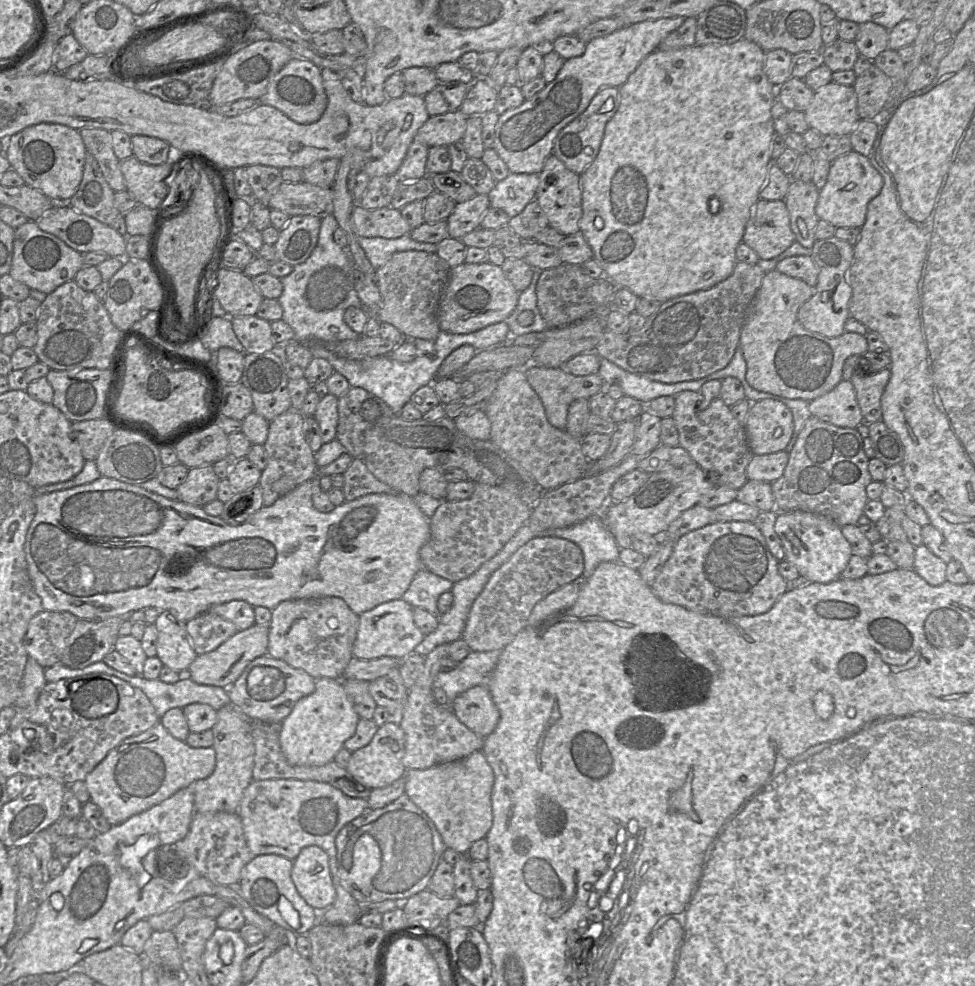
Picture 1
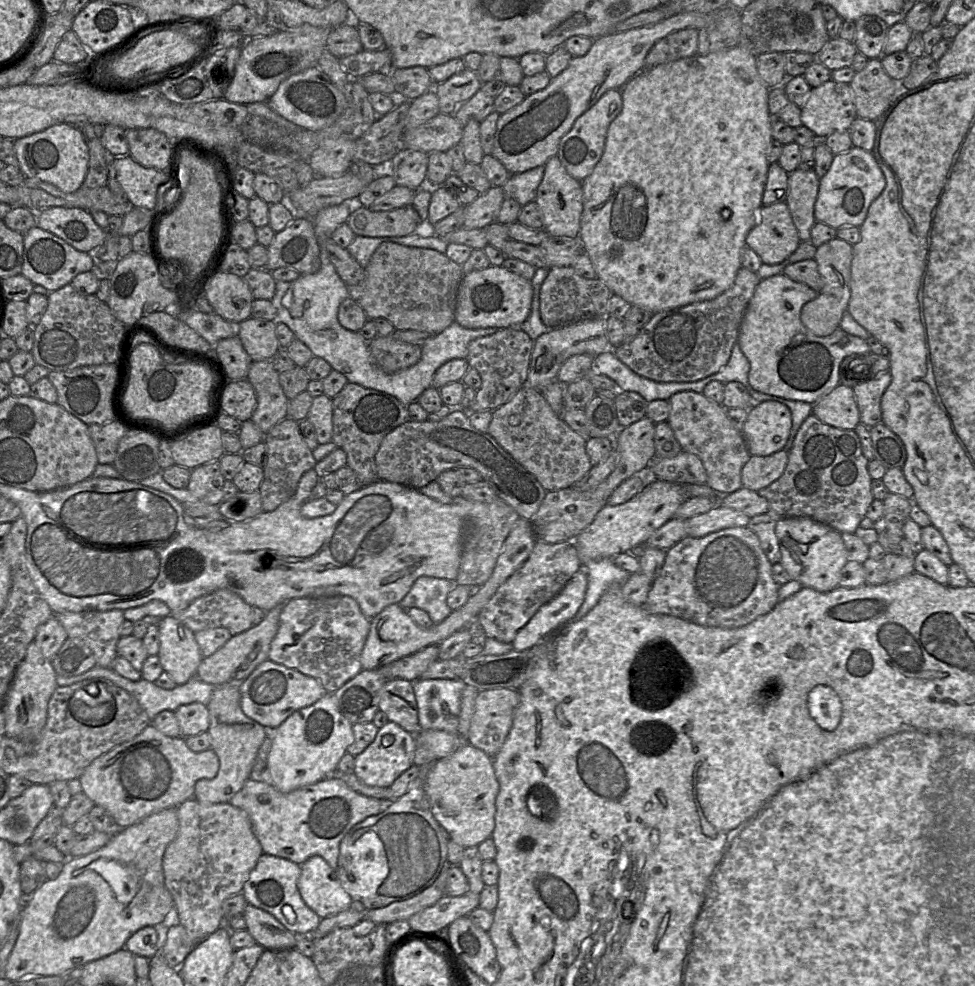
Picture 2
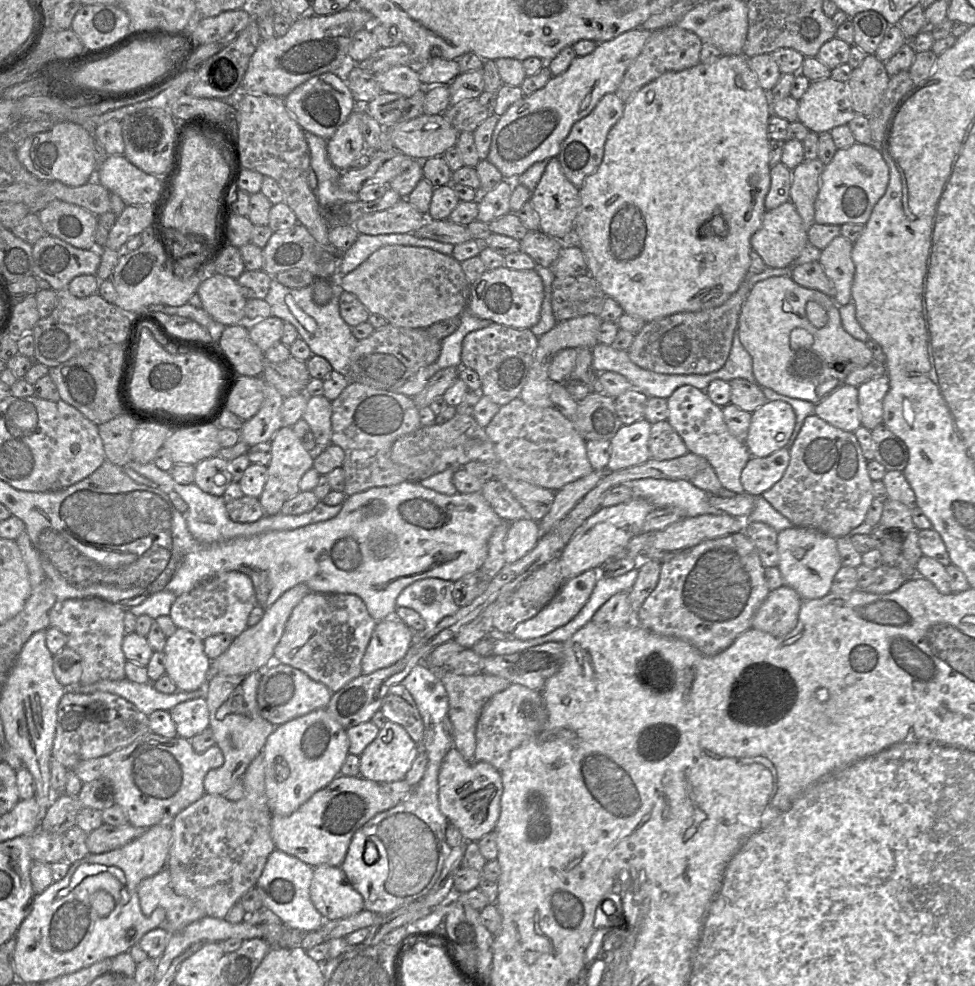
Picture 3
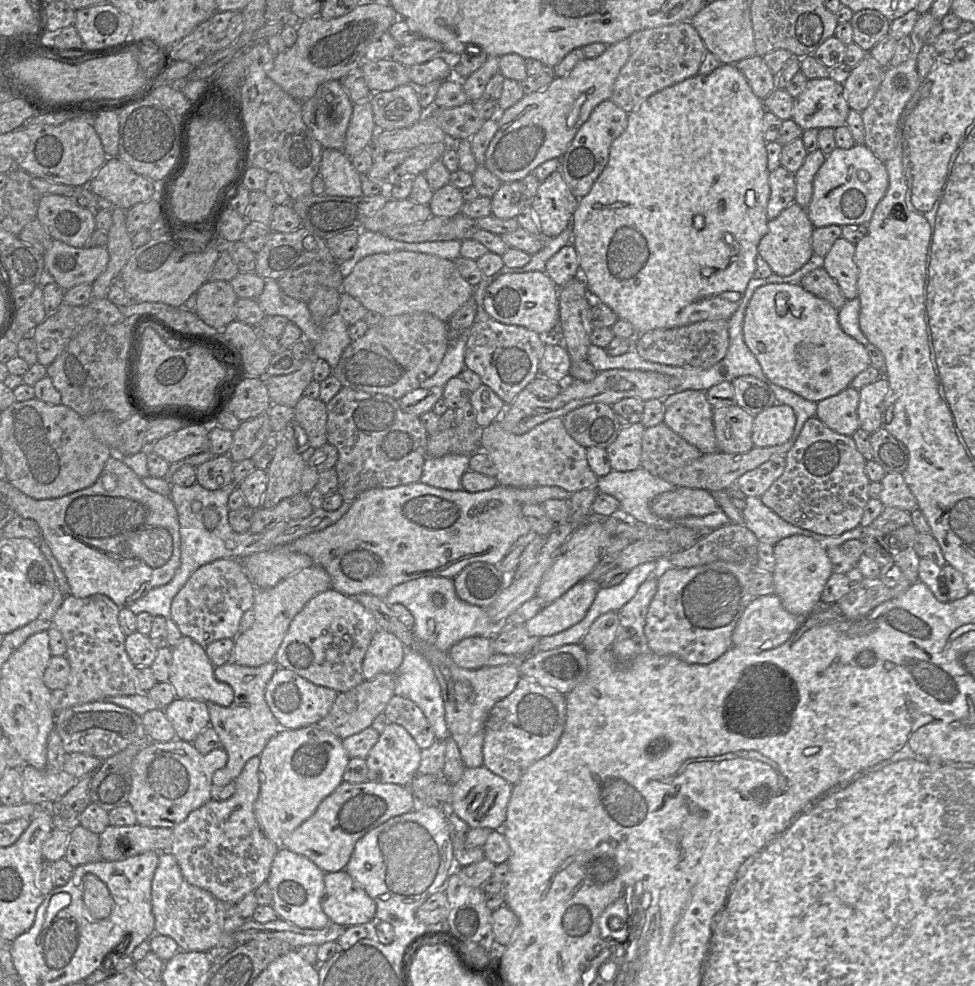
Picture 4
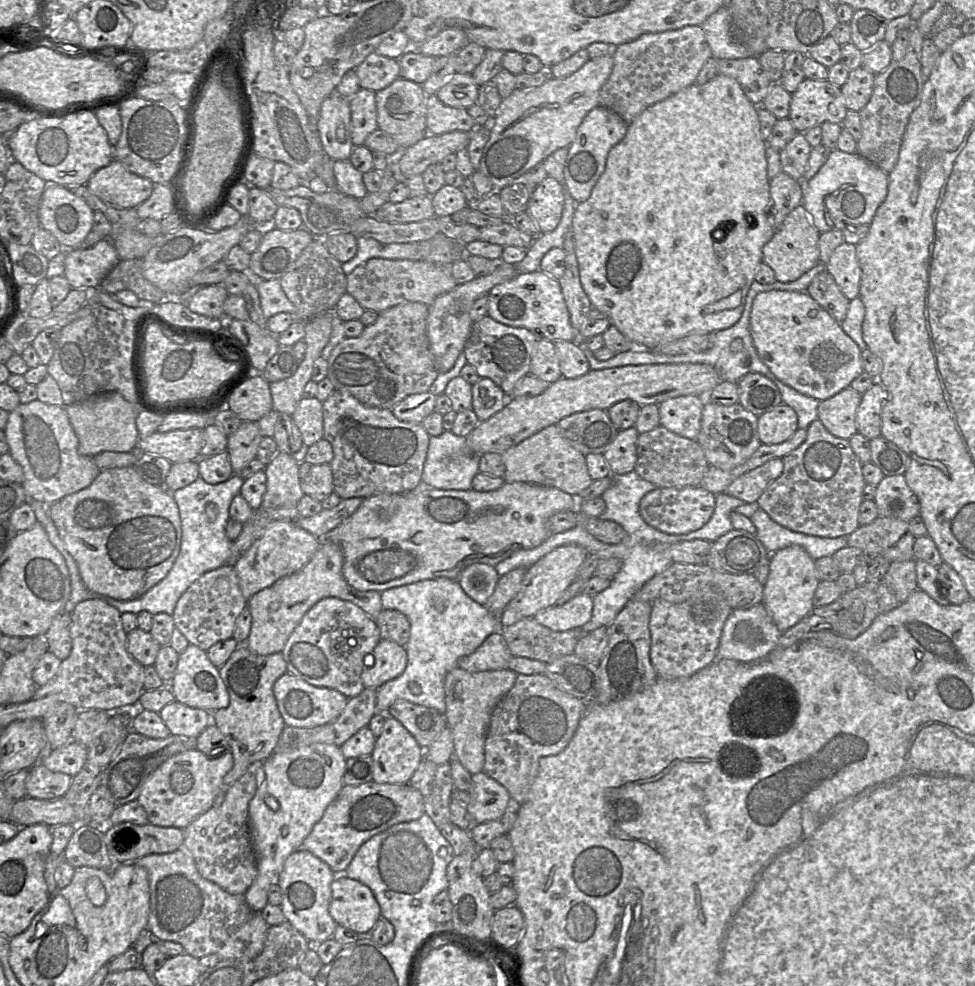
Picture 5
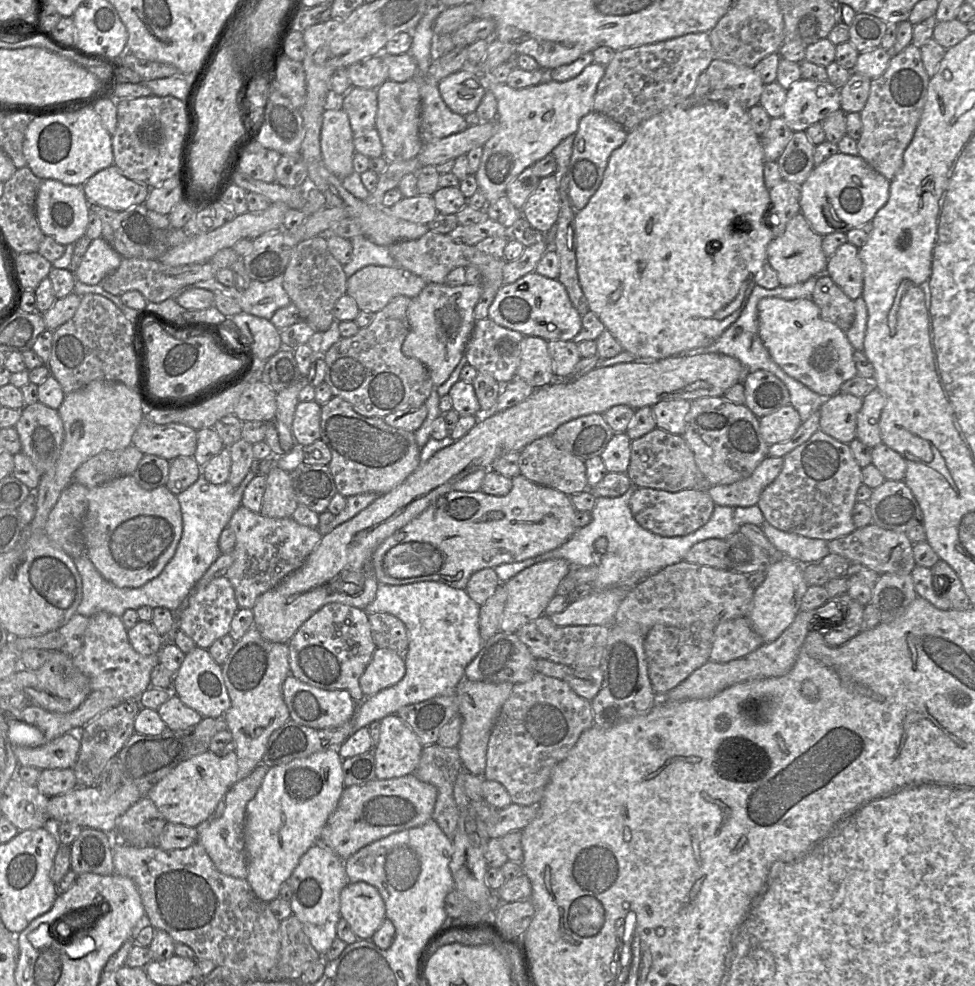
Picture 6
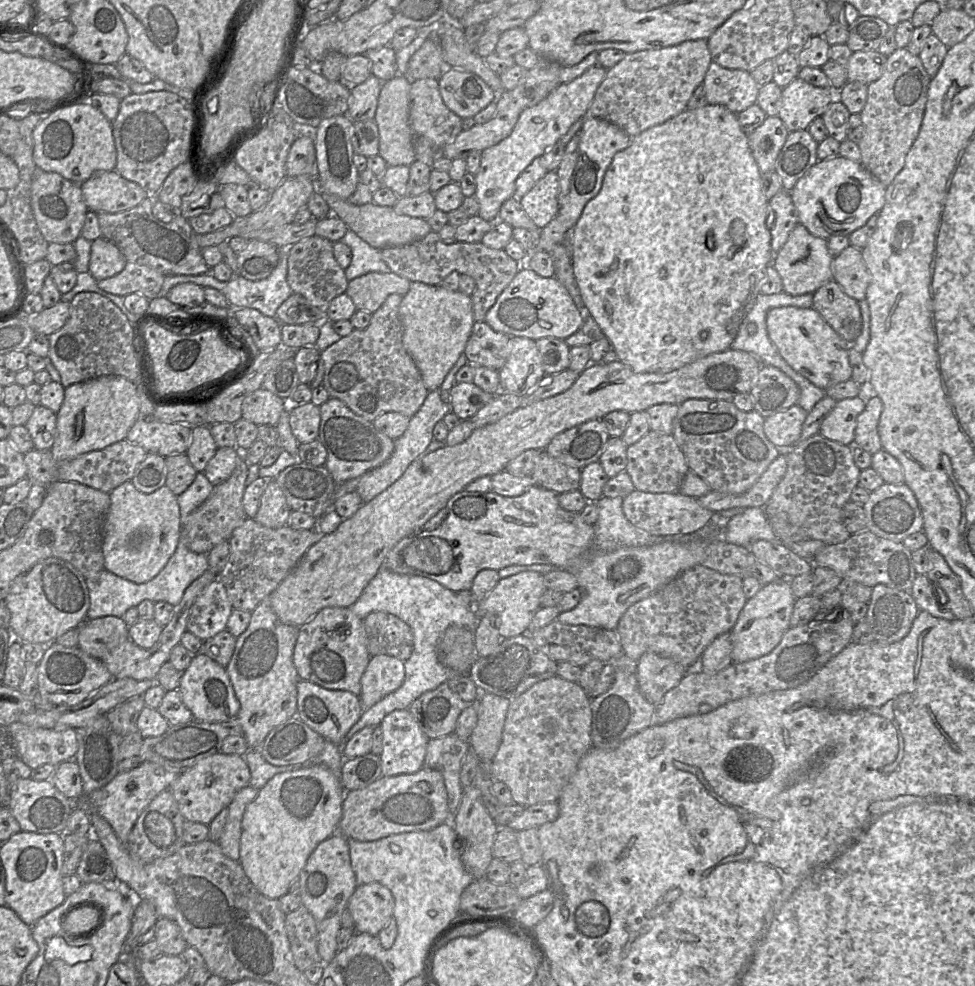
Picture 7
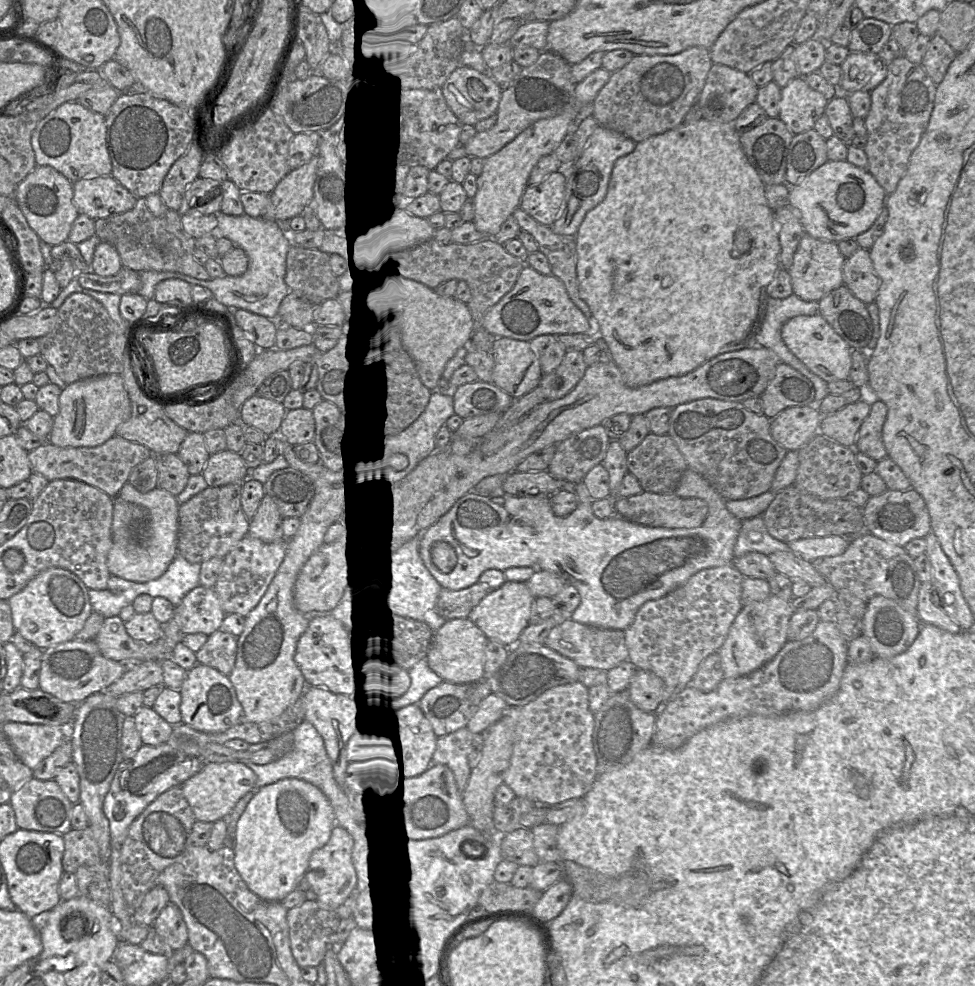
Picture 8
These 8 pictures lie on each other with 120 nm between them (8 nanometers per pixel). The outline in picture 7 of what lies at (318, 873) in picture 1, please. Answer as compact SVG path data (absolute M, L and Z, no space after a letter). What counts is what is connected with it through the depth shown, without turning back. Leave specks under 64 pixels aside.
M377 882L358 885L347 904L355 932L372 936L386 927L393 917L394 906L391 891Z

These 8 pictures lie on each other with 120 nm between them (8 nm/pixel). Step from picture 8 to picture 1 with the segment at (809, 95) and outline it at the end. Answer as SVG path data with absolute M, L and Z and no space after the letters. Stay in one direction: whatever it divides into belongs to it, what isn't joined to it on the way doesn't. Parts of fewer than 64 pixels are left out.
M834 81L814 92L805 119L821 135L850 135L860 118L854 87Z

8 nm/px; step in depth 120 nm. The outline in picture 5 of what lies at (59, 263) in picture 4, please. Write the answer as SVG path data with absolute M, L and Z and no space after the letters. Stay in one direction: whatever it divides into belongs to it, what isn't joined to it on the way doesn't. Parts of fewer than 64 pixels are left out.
M103 238L86 249L66 250L64 276L71 288L94 290L118 261L112 241Z

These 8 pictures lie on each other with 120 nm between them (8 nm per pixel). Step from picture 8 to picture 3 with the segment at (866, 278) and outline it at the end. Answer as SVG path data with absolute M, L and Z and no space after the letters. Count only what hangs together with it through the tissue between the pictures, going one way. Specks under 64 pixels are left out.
M839 235L821 250L819 263L835 288L834 301L838 306L852 303L855 266L852 260L853 243Z

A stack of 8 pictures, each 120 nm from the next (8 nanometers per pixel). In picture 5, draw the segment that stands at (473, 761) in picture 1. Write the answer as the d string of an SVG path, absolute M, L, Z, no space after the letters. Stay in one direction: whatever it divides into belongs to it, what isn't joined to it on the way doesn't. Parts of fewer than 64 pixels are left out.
M484 771L472 775L473 787L466 808L473 823L499 819L513 805L507 789Z

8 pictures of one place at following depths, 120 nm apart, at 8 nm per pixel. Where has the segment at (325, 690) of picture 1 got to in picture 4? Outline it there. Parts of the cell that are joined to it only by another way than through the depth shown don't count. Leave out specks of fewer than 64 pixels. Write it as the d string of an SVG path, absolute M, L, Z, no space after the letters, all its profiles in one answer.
M316 724L281 729L259 756L260 792L254 812L263 833L278 843L308 819L320 802L343 781L343 772L350 758L342 739Z

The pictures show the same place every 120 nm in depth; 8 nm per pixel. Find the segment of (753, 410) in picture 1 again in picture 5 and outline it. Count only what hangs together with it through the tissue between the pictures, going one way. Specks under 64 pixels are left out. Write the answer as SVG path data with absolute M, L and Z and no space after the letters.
M781 403L758 417L758 436L764 445L781 444L798 430L798 416L793 408Z

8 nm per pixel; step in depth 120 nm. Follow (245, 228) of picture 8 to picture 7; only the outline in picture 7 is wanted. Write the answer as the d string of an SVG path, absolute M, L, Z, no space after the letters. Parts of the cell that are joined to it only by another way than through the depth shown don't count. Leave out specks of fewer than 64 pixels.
M281 250L278 264L276 265L272 273L267 278L258 281L251 281L240 275L234 275L229 281L219 281L214 278L209 272L199 275L165 276L158 297L166 297L170 289L177 284L187 282L194 283L201 286L202 288L211 287L218 290L226 297L228 303L232 307L253 308L266 316L274 317L276 316L276 311L278 307L293 293L287 283L287 263L287 252L286 250Z

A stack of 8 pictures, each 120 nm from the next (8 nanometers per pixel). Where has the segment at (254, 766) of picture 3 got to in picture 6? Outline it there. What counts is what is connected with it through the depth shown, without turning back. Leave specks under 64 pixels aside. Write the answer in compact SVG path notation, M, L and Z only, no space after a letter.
M260 763L244 779L234 783L224 796L225 810L221 817L210 817L199 824L197 829L197 842L201 844L215 867L221 873L240 879L247 879L247 856L245 848L244 827L246 819L246 806L257 793L268 767Z

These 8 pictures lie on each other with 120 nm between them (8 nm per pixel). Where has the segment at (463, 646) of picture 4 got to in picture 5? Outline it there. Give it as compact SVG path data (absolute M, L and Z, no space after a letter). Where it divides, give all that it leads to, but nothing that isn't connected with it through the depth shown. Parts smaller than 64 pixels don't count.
M500 631L490 634L470 655L463 656L458 666L469 672L502 670L509 668L511 654Z

